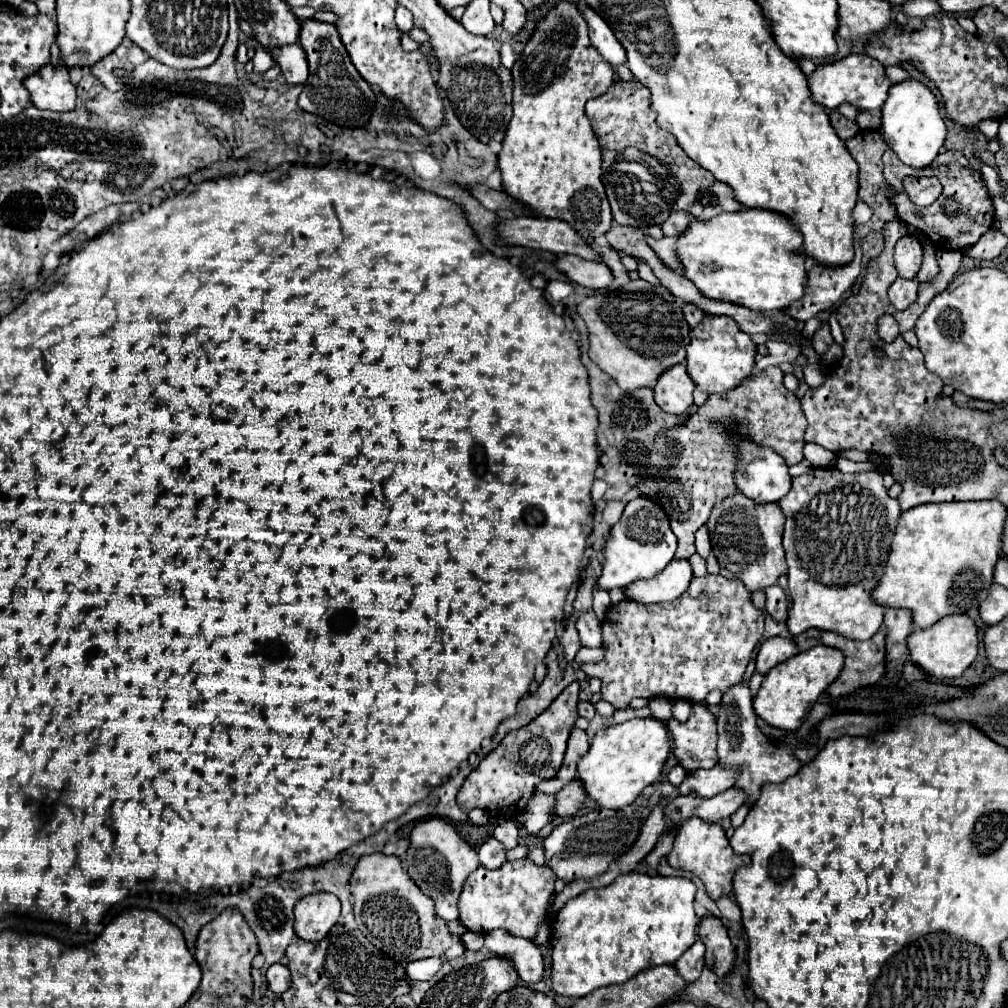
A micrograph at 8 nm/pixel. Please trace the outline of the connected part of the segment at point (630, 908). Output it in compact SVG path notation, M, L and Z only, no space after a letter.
M628 873L616 877L604 889L580 893L564 903L552 923L552 989L566 997L584 997L594 989L626 983L652 965L674 965L678 957L696 941L698 917L694 913L696 885L686 877L662 877Z

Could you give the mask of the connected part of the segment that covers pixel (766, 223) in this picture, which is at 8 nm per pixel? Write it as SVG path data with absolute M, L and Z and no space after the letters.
M742 209L690 225L686 233L678 237L678 257L684 265L684 275L694 281L704 297L738 303L752 311L778 311L798 301L808 289L808 273L804 267L806 255L800 247L802 243L802 233L788 217L766 209Z

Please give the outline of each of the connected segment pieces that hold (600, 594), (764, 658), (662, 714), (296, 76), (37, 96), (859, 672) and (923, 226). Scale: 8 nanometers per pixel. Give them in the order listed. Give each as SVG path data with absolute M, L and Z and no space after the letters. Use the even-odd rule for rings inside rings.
M594 587L594 613L596 617L602 621L606 617L606 611L610 607L610 597L608 597L608 591L600 589L600 587Z
M770 637L760 645L760 651L756 657L756 673L766 675L772 667L790 659L796 653L798 653L798 647L790 637L788 639L786 637Z
M655 698L649 700L648 707L654 717L663 721L668 721L672 718L673 705L673 700L666 698Z
M294 43L294 45L284 45L284 47L264 47L274 61L280 65L282 75L290 85L300 85L306 83L308 79L308 59L304 49Z
M62 61L44 65L40 71L24 79L24 87L30 91L30 101L38 109L72 111L76 107L76 87L70 83L68 69Z
M818 631L818 641L828 647L838 647L844 657L844 669L836 683L828 687L828 695L842 697L844 693L852 693L862 685L876 683L886 673L886 647L884 647L884 631L878 631L870 637L870 641L848 641L840 633Z
M888 149L882 157L884 161L884 177L890 181L890 185L898 191L898 195L892 197L892 201L898 207L898 219L902 223L908 223L916 229L920 229L930 241L934 241L934 245L944 247L944 249L966 249L974 243L978 243L978 239L992 229L994 223L994 205L992 199L988 195L988 189L982 181L980 171L972 169L972 165L964 167L962 165L962 153L952 153L946 151L942 155L936 157L936 161L924 169L912 169L908 165L904 165L896 153L892 149ZM906 175L934 175L934 177L942 177L942 195L930 205L930 207L918 207L910 201L908 193L902 187L902 179Z

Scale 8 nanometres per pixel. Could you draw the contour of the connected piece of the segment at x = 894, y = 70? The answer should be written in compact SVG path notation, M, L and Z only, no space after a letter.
M900 65L886 67L886 75L890 77L890 81L892 81L892 83L900 83L900 81L906 81L906 79L910 77L910 73L908 73L904 67L900 67Z

